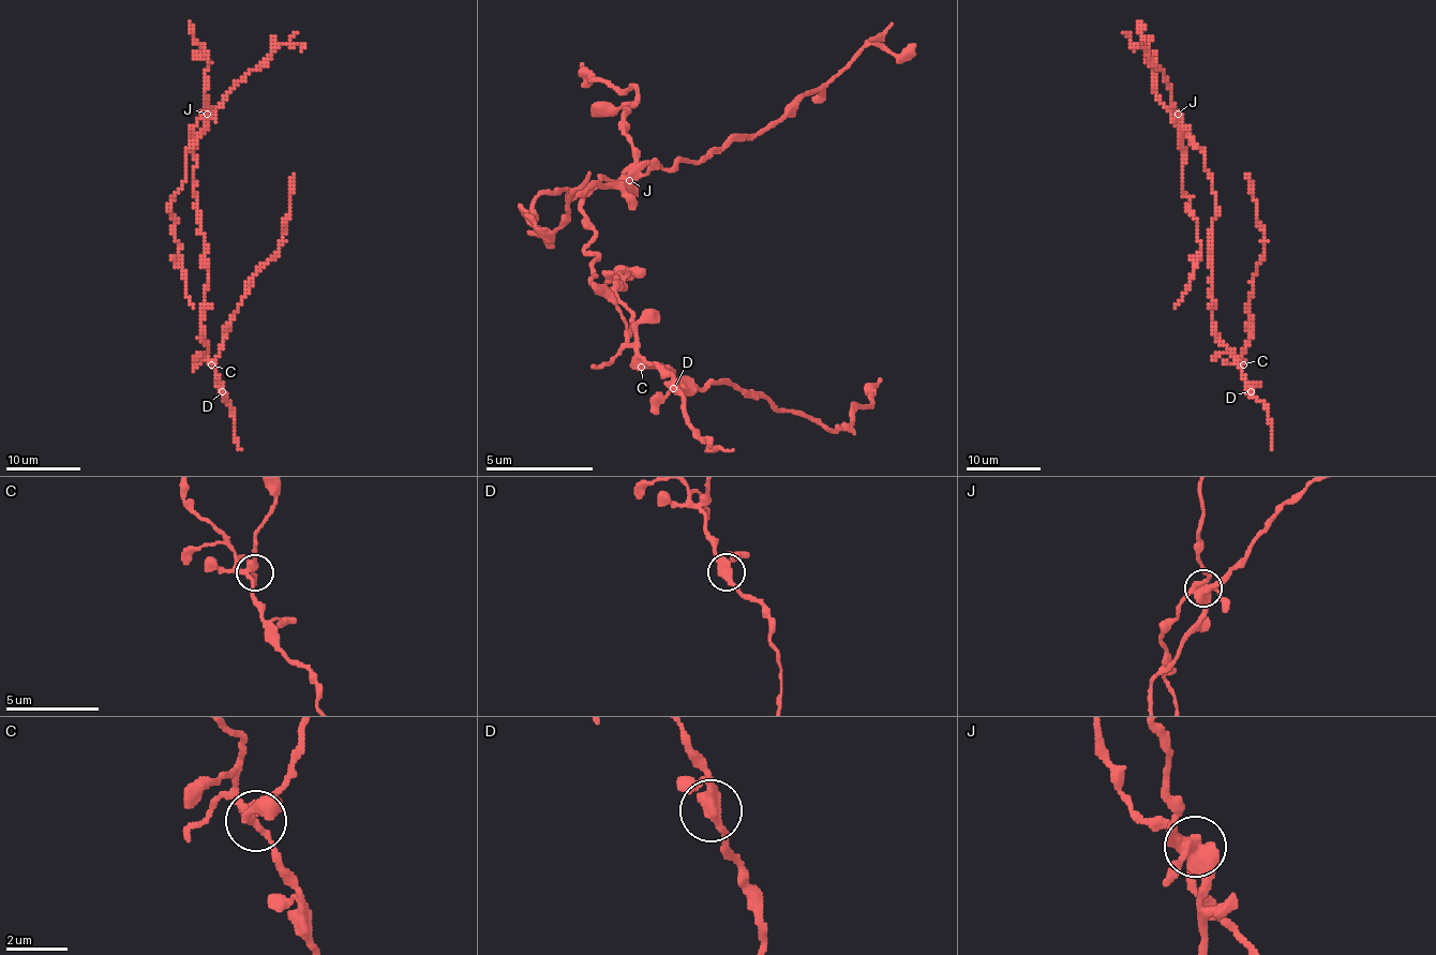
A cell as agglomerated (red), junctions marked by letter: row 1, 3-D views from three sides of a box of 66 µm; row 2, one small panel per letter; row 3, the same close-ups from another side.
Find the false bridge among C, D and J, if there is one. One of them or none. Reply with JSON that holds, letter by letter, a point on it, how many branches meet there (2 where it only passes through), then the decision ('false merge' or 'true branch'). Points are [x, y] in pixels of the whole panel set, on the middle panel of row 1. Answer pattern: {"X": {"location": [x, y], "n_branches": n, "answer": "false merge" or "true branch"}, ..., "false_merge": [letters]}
{"C": {"location": [641, 367], "n_branches": 4, "answer": "true branch"}, "D": {"location": [673, 388], "n_branches": 3, "answer": "true branch"}, "J": {"location": [629, 180], "n_branches": 5, "answer": "false merge"}, "false_merge": ["J"]}

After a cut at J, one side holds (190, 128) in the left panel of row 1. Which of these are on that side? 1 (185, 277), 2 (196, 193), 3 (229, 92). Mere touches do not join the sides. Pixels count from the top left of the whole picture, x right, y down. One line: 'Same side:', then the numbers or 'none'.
Same side: 2

